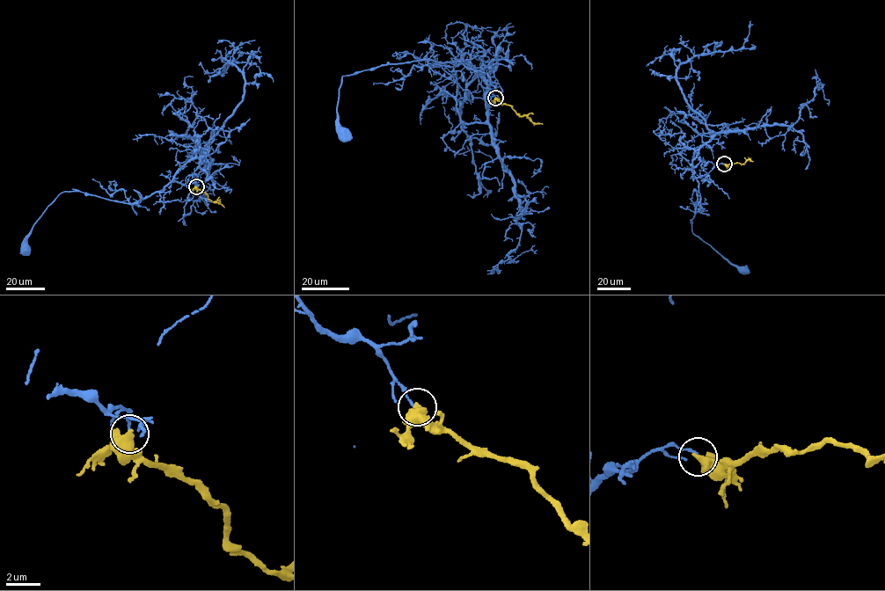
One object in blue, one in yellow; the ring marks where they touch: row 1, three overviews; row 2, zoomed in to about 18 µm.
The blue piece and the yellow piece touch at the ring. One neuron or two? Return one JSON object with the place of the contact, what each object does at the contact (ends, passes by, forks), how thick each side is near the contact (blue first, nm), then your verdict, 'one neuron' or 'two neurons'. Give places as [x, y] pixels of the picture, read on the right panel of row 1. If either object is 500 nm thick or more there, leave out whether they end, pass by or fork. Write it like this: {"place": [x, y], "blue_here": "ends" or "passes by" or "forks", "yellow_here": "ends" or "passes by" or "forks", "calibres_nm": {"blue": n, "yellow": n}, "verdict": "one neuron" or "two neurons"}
{"place": [724, 164], "calibres_nm": {"blue": 120, "yellow": 600}, "verdict": "two neurons"}

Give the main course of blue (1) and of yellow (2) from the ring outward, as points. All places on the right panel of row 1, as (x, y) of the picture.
1: (724, 164), (720, 163), (696, 178), (698, 185), (696, 213), (691, 222), (691, 229), (731, 264), (743, 268)
2: (724, 164), (753, 161)

